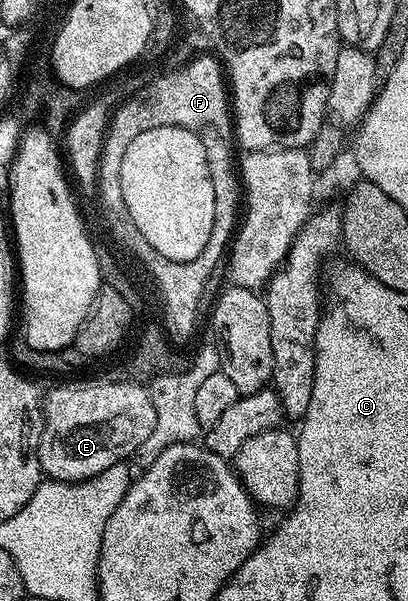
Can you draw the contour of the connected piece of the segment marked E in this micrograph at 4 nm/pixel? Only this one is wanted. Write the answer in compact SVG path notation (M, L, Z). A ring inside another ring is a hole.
M115 379L116 381L92 381L89 385L60 385L57 389L52 389L43 394L42 408L44 411L44 420L42 428L44 430L38 433L38 444L36 445L36 457L40 461L40 472L45 478L53 481L66 481L69 483L87 482L93 477L99 476L102 471L106 471L112 465L118 465L127 462L135 454L137 449L146 443L146 438L150 436L150 431L154 431L154 403L150 399L147 388L143 384L127 379Z

